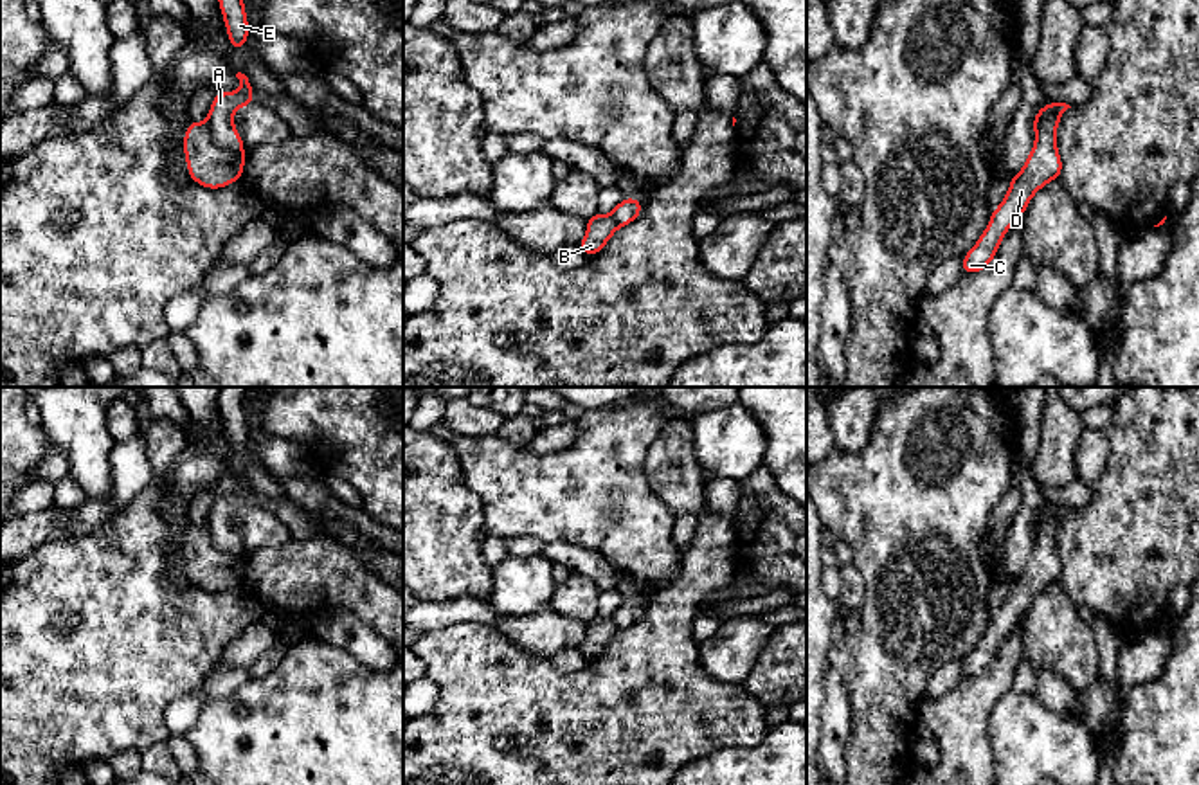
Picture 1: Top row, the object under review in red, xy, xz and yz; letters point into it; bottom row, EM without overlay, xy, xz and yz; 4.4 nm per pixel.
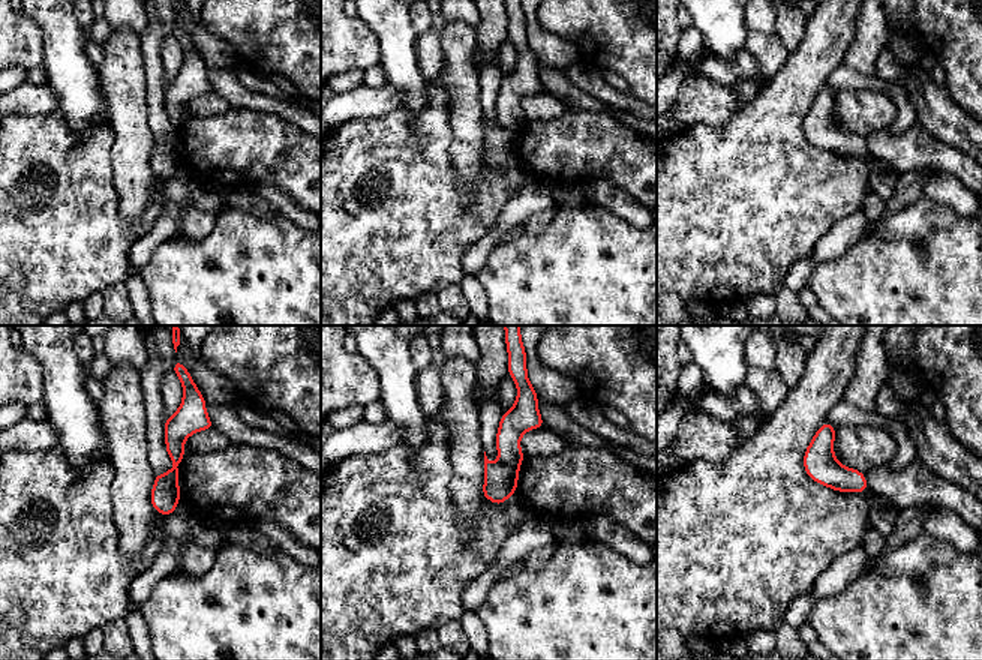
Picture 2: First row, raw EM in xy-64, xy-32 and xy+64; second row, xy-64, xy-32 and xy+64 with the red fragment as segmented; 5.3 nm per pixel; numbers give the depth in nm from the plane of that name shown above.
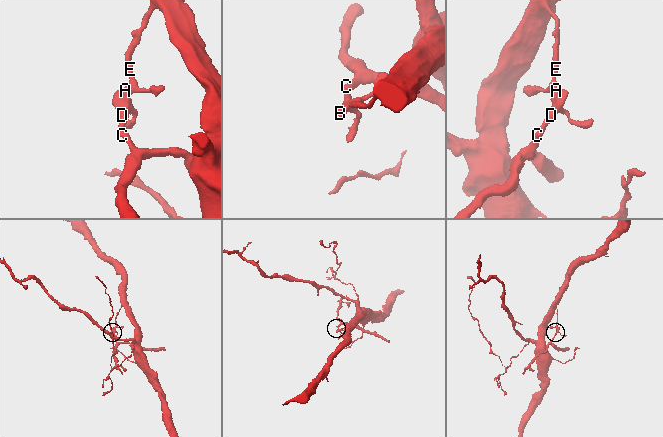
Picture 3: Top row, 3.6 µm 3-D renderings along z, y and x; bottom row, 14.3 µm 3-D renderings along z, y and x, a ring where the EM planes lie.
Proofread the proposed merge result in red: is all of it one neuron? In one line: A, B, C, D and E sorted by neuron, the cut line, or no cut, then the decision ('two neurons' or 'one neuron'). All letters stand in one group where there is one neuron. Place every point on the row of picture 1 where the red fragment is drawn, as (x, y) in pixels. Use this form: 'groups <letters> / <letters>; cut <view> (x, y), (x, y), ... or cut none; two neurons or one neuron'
groups A E / B C D; cut xy (207, 119), (211, 139), (216, 144), (242, 152); two neurons

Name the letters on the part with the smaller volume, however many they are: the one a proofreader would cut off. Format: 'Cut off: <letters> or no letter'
Cut off: B, C, D

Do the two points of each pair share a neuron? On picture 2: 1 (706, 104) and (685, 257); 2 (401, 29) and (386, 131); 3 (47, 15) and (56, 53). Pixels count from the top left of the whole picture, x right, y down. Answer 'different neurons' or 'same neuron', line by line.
1: different neurons
2: different neurons
3: same neuron

